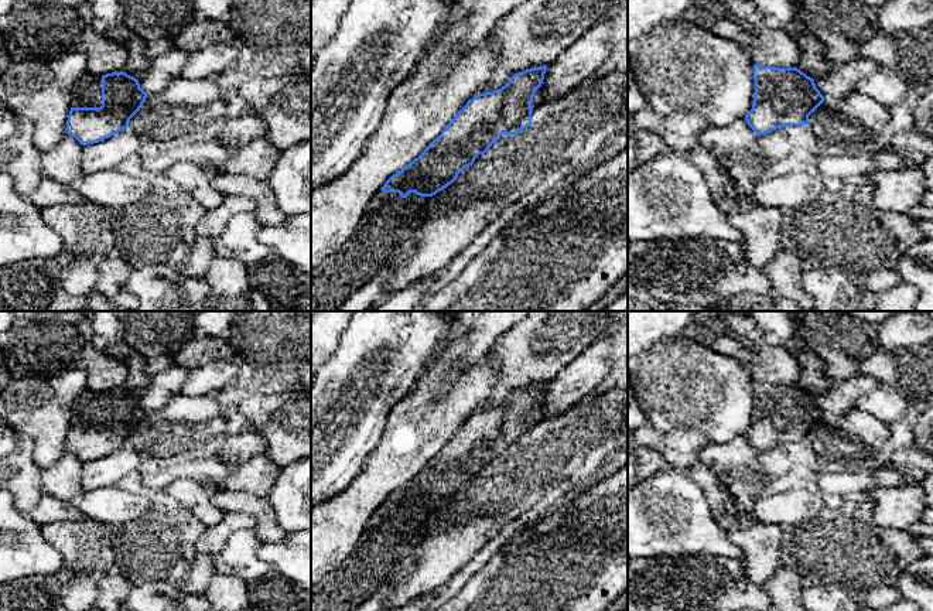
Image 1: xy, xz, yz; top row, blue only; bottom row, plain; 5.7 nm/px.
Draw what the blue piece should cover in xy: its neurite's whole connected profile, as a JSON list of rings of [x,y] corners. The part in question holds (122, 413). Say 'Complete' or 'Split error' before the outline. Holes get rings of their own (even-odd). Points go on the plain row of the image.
Split error. [[[123,388],[106,392],[85,389],[74,406],[66,451],[82,462],[103,458],[129,444],[146,414],[139,396]]]

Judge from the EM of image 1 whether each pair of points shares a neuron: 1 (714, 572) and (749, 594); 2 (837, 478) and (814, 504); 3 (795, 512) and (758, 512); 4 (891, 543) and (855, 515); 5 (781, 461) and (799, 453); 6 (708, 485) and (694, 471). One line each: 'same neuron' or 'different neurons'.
1: same neuron
2: different neurons
3: same neuron
4: same neuron
5: same neuron
6: same neuron

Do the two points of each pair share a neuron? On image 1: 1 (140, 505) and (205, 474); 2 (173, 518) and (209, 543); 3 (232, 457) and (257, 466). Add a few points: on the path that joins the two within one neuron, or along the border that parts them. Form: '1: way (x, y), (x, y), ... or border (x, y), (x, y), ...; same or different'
1: border (118, 488), (126, 492), (143, 494), (153, 507); different
2: border (198, 538), (195, 552); different
3: border (263, 453), (257, 453), (231, 468); different

